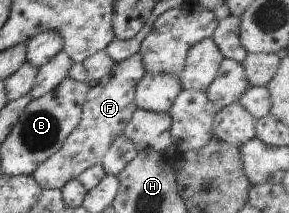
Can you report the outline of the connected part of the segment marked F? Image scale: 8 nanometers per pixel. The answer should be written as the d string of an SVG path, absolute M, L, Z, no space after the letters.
M137 52L127 60L115 63L109 74L102 78L97 86L90 87L86 94L81 122L65 138L63 146L41 166L37 166L37 170L32 174L42 189L61 190L70 180L77 179L88 168L101 165L103 156L124 132L133 112L138 109L135 104L136 88L145 73L141 54Z

